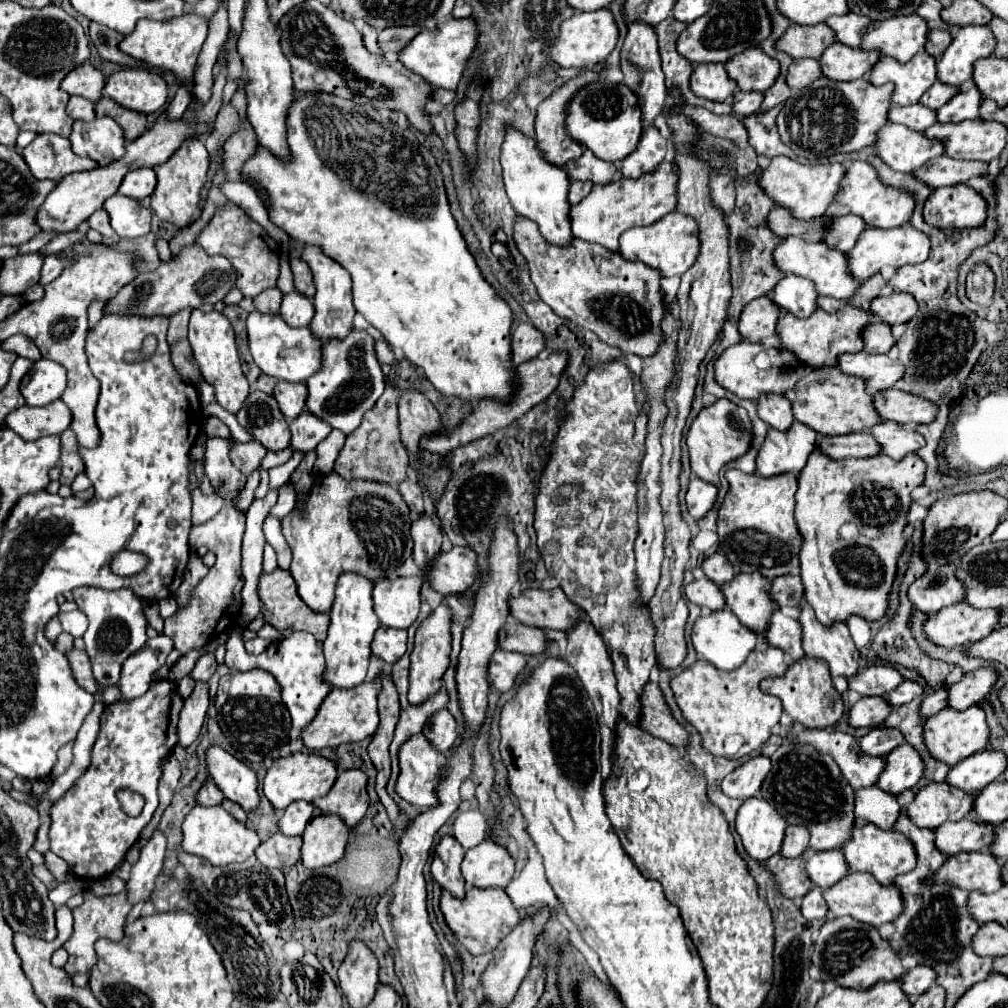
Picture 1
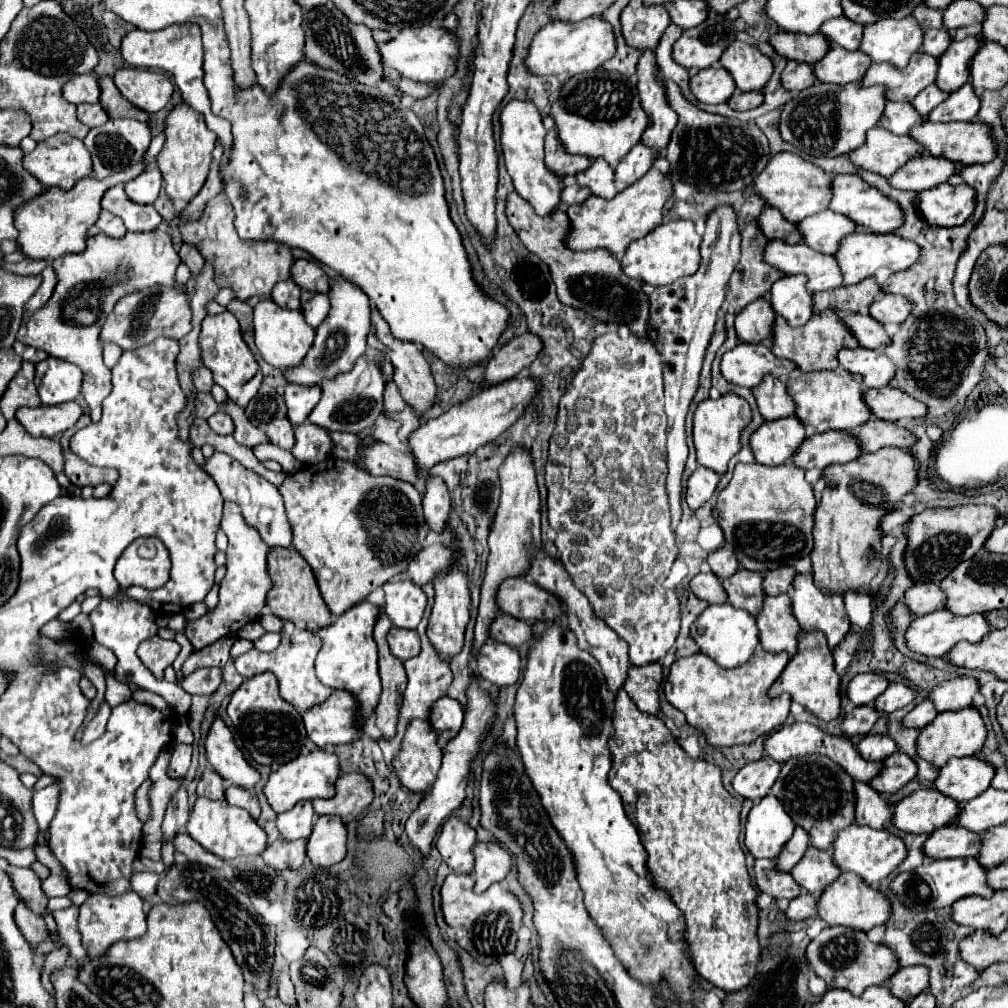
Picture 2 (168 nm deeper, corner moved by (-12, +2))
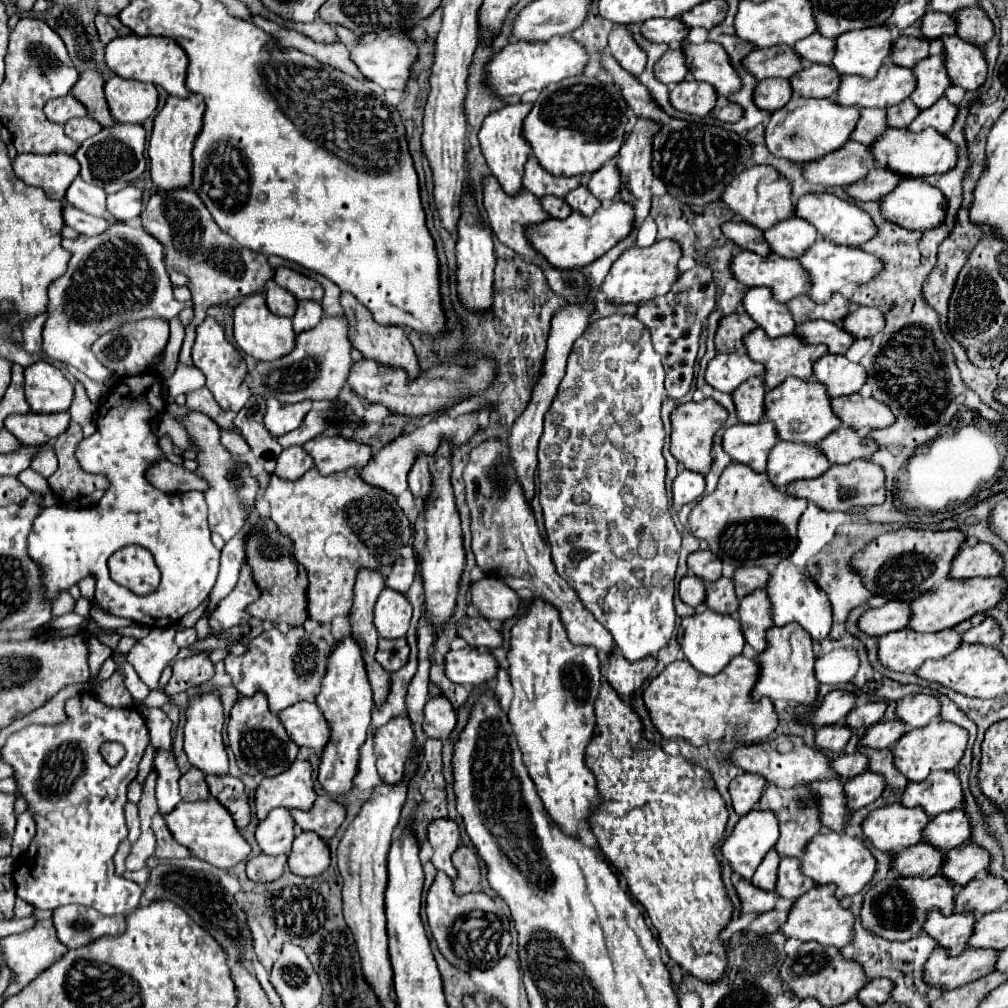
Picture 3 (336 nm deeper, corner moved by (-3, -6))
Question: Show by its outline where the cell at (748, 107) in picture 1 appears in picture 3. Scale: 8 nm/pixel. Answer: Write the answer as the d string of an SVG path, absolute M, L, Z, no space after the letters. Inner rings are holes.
M727 103L725 107L719 109L719 113L715 109L713 115L715 115L715 119L719 119L723 123L735 123L735 121L739 121L743 117L743 109L737 103Z

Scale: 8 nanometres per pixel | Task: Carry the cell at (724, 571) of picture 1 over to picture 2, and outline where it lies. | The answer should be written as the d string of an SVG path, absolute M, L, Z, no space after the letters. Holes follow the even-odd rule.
M726 547L710 553L706 561L708 561L710 569L712 569L720 579L726 579L728 575L734 575L736 569L738 569L738 561L736 561L734 551L732 551L732 549L726 549Z

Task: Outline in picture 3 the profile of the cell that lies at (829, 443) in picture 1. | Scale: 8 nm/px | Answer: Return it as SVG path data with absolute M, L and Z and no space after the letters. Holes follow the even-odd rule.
M779 441L767 459L767 477L777 487L785 487L799 479L813 479L827 469L829 461L819 453L819 449L803 443Z

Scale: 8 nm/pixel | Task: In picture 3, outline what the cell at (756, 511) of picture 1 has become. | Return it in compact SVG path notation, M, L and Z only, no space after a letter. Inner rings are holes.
M731 463L719 477L717 489L705 495L689 513L689 527L697 539L707 541L723 563L757 565L773 571L797 547L797 523L807 509L807 499L777 491L767 473L755 473L743 463Z

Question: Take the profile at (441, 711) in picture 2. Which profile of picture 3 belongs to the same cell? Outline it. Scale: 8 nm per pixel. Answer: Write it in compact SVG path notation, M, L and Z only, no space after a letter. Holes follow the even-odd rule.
M433 697L425 705L425 719L423 719L423 733L431 739L447 737L455 727L455 709L447 699Z

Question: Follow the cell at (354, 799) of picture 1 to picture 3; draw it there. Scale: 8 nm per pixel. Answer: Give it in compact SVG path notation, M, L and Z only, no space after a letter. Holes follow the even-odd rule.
M321 795L315 799L315 803L309 811L291 809L291 817L295 819L297 827L301 827L303 831L313 831L321 839L327 841L341 827L343 819L345 819L345 809L343 809L343 805L329 799L327 795Z

